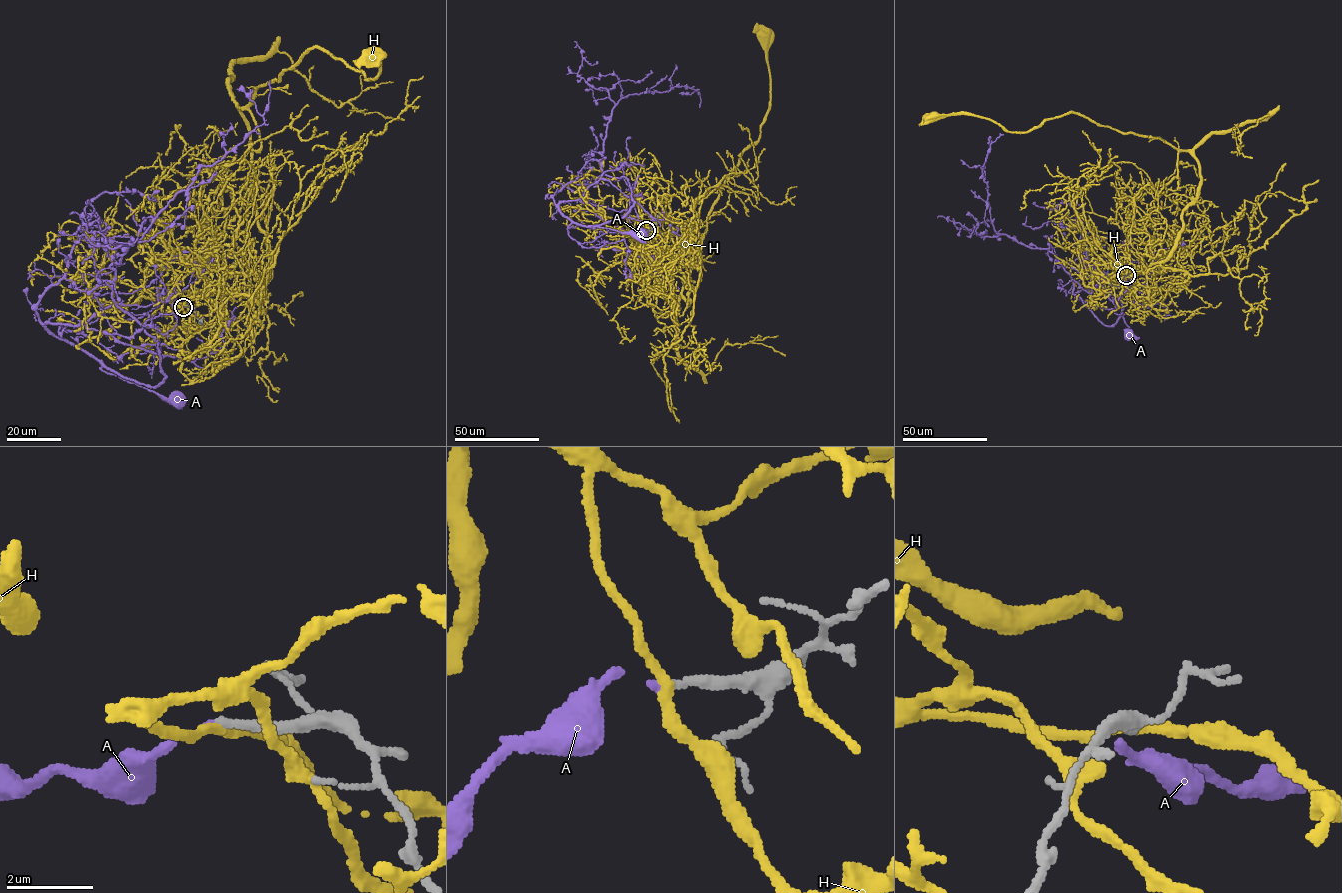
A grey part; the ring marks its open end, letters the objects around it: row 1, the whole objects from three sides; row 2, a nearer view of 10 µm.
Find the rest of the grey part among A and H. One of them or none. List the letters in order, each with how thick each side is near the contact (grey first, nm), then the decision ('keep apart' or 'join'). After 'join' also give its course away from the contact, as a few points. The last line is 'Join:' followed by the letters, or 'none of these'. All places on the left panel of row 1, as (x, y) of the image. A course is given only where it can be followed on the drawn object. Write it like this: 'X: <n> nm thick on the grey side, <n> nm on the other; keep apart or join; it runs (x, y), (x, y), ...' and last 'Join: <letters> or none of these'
A: 240 nm thick on the grey side, 130 nm on the other; join
H: 260 nm thick on the grey side, 240 nm on the other; keep apart
Join: A

